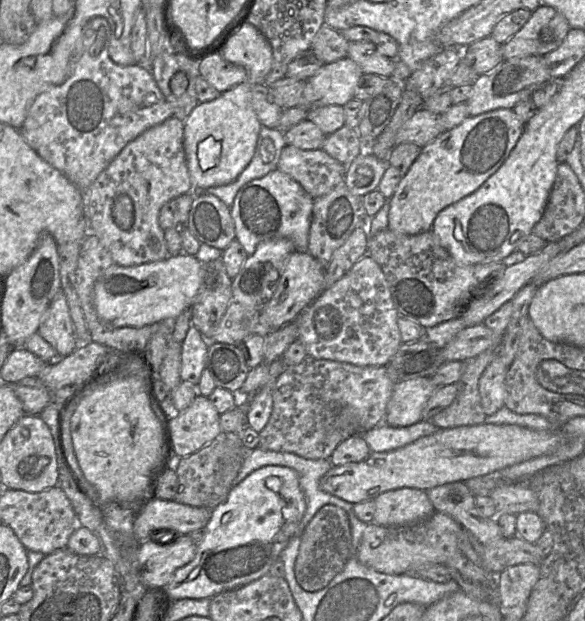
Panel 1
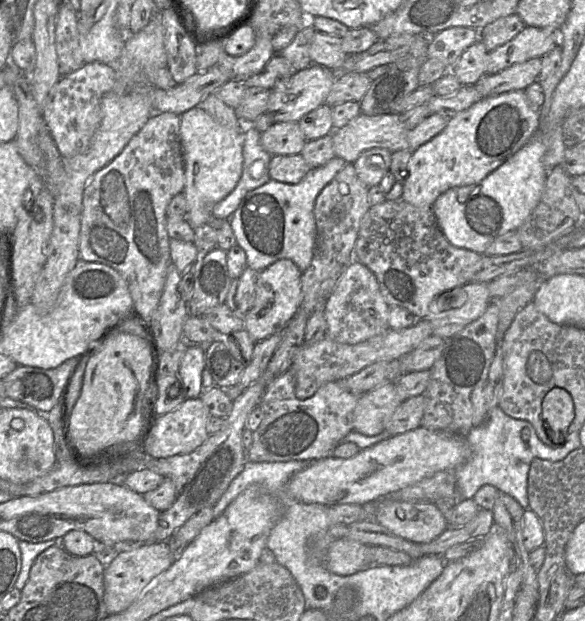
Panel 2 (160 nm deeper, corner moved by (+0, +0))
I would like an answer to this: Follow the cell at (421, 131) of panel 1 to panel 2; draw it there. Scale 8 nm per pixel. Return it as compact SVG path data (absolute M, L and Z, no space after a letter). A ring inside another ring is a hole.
M360 113L344 127L334 129L332 137L336 157L353 164L363 152L372 148L385 148L391 152L408 149L409 131L401 123L399 116L397 114L367 116Z

